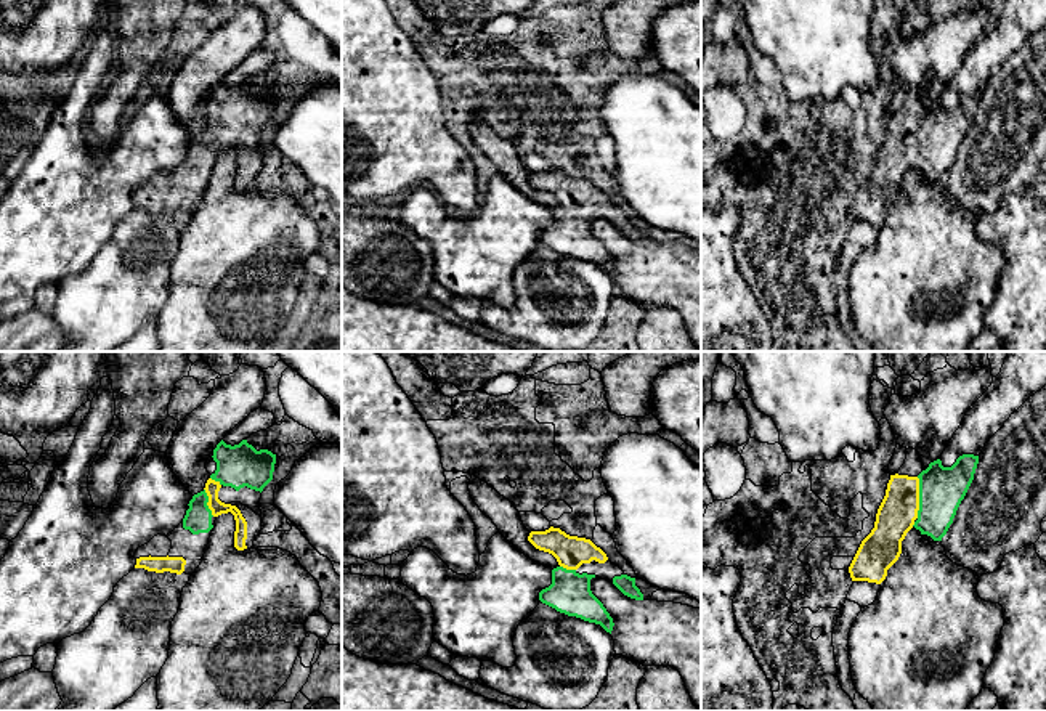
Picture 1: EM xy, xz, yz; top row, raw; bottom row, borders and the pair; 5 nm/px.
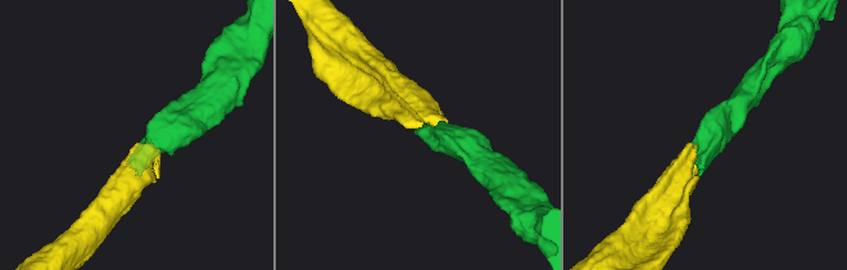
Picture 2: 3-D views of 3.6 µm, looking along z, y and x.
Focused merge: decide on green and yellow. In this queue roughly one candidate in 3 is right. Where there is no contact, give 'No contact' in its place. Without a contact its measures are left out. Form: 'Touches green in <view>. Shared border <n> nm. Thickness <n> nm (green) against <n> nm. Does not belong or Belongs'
Touches green in yz. Shared border 200 nm. Thickness 220 nm (green) against 190 nm. Belongs

